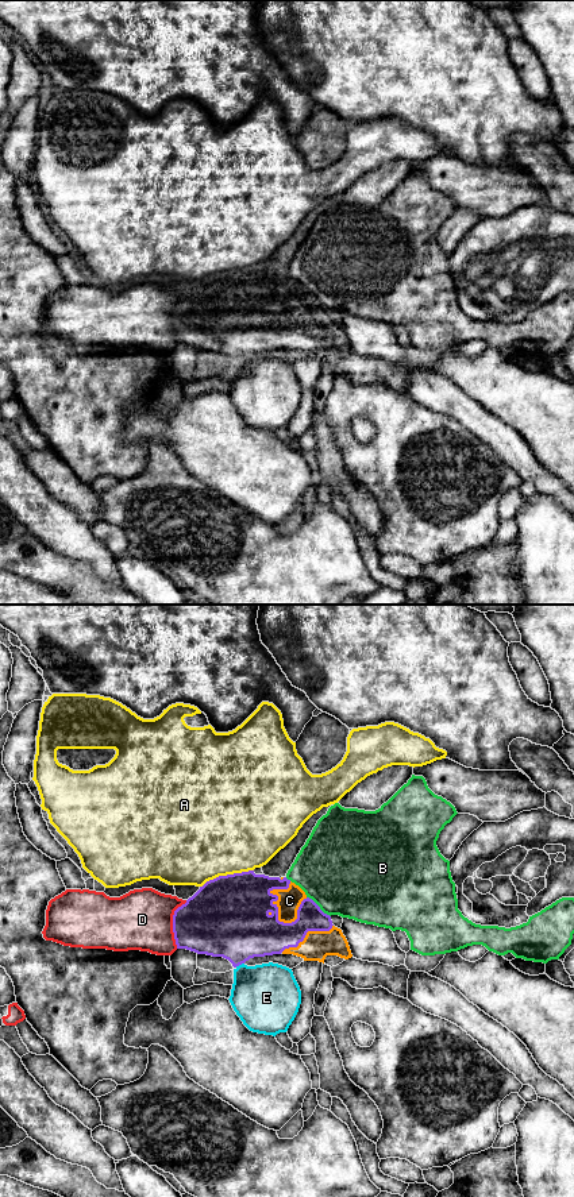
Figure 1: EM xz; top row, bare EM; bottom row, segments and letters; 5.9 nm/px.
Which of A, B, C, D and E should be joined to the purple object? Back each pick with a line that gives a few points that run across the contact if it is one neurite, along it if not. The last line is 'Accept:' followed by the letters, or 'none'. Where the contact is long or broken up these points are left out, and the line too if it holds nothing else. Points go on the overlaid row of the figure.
Accept: C

